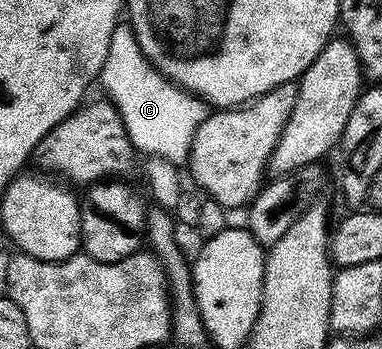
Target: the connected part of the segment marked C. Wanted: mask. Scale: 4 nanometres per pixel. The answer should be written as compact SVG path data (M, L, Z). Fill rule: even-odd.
M118 25L111 33L111 45L101 66L99 83L105 86L108 98L121 115L129 139L142 156L165 158L176 165L188 160L189 146L197 127L205 120L207 104L204 99L182 91L177 84L153 69L153 64L139 49L133 28Z

